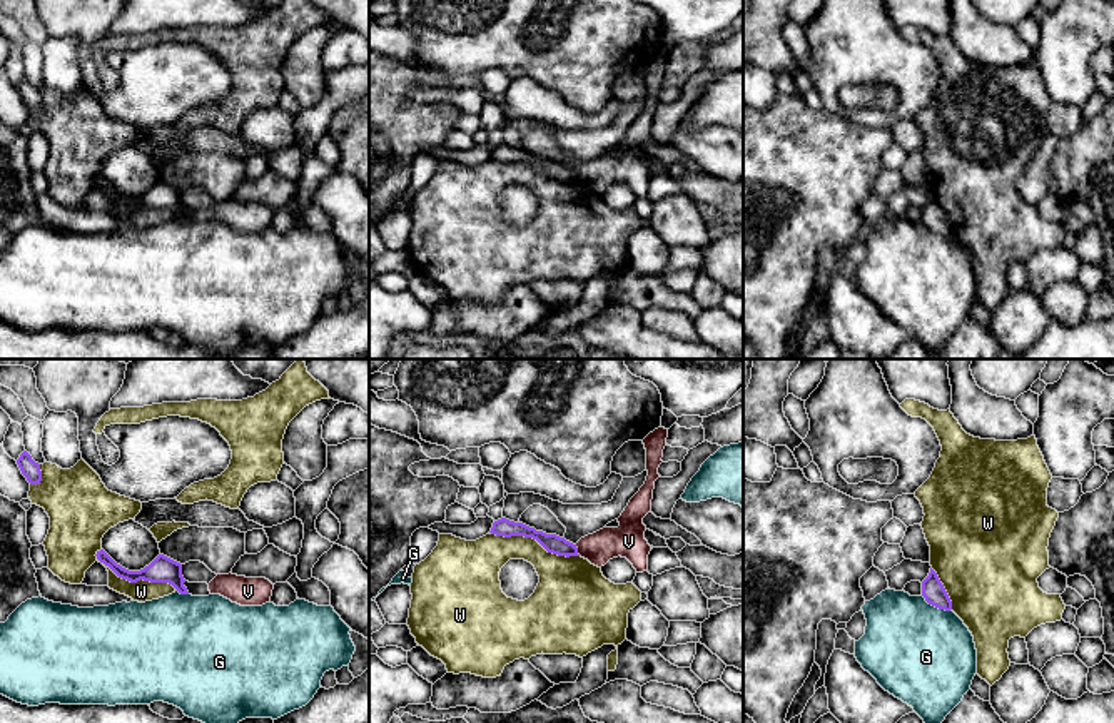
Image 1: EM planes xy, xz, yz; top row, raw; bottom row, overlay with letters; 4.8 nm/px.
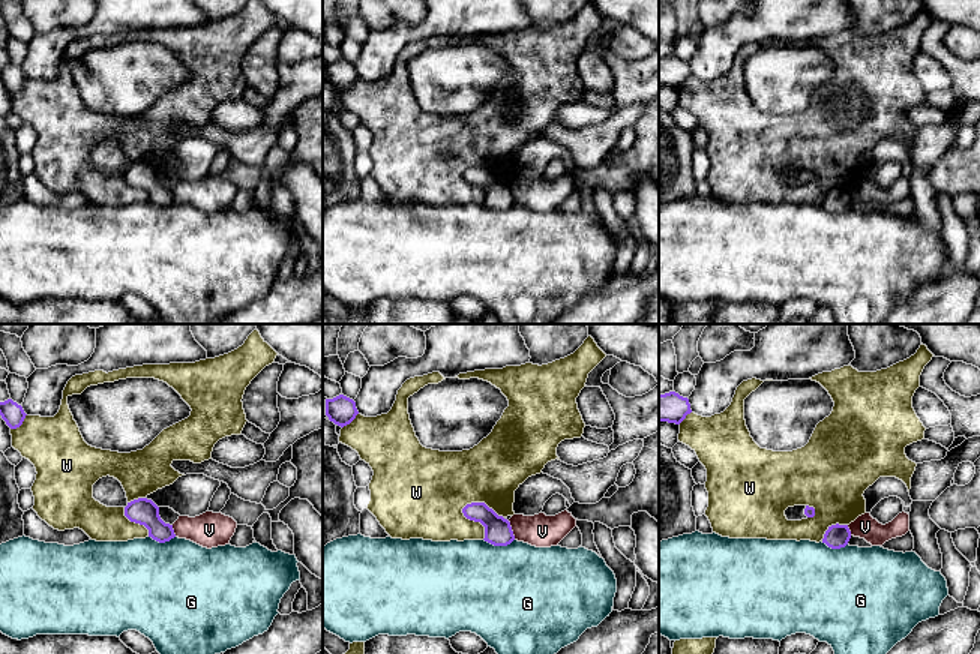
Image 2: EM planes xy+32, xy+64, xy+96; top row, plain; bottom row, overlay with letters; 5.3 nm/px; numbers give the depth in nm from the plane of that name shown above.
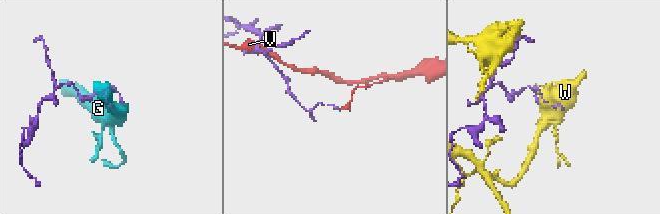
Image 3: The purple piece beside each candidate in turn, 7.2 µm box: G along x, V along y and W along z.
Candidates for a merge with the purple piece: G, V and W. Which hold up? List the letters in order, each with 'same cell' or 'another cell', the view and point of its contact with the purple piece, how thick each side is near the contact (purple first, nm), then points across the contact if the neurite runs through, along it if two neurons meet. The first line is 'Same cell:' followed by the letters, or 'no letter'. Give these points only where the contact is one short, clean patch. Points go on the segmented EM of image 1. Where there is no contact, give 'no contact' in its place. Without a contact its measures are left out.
Same cell: no letter
G: another cell; meets purple in yz at (936, 606); 110 nm thick on the purple side, 480 nm on the other; border along yz (921, 595), (929, 603), (951, 610)
V: another cell; meets purple in xz at (577, 550); 90 nm thick on the purple side, 160 nm on the other; border along xz (575, 545), (580, 555)
W: another cell; meets purple in xy at (136, 581); 130 nm thick on the purple side, 100 nm on the other

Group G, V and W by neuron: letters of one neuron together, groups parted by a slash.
G / V / W

